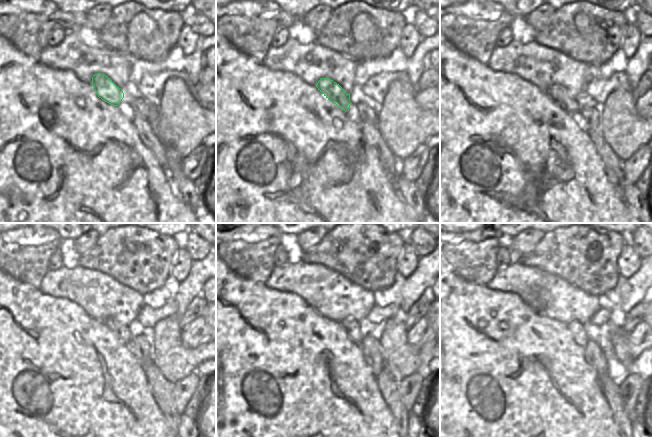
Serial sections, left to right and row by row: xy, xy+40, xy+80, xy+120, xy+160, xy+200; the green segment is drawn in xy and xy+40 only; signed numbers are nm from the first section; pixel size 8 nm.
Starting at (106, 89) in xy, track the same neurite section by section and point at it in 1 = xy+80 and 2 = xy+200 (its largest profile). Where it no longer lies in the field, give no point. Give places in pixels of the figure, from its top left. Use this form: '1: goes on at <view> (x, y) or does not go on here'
1: goes on at xy+80 (558, 94)
2: goes on at xy+200 (576, 328)

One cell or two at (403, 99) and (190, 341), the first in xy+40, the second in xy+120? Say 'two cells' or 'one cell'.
two cells

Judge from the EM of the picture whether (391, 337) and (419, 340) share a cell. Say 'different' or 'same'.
different

